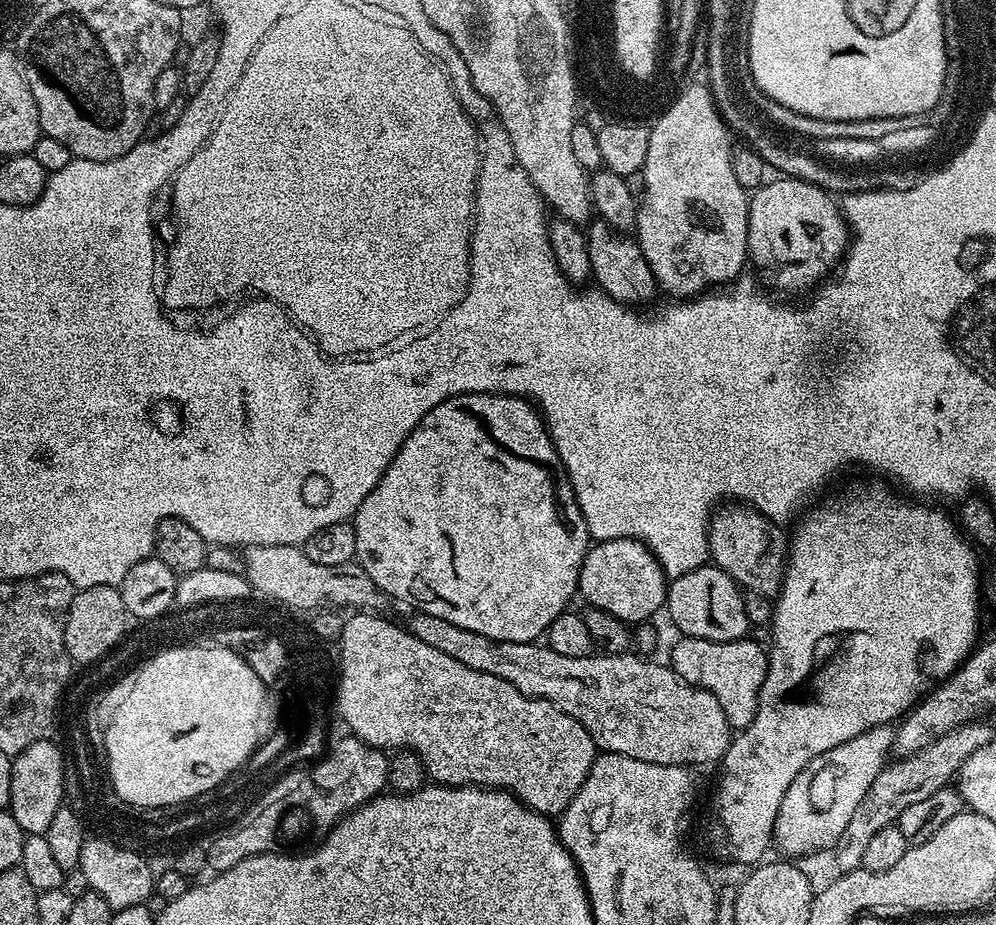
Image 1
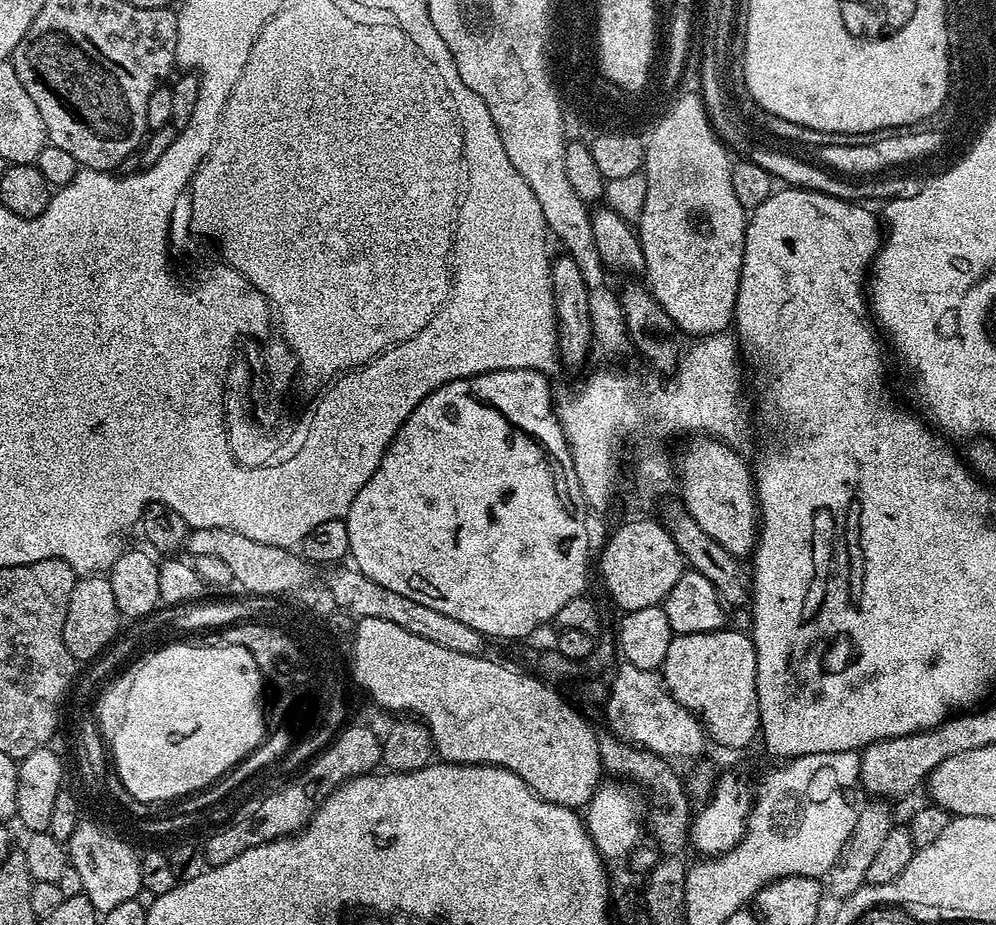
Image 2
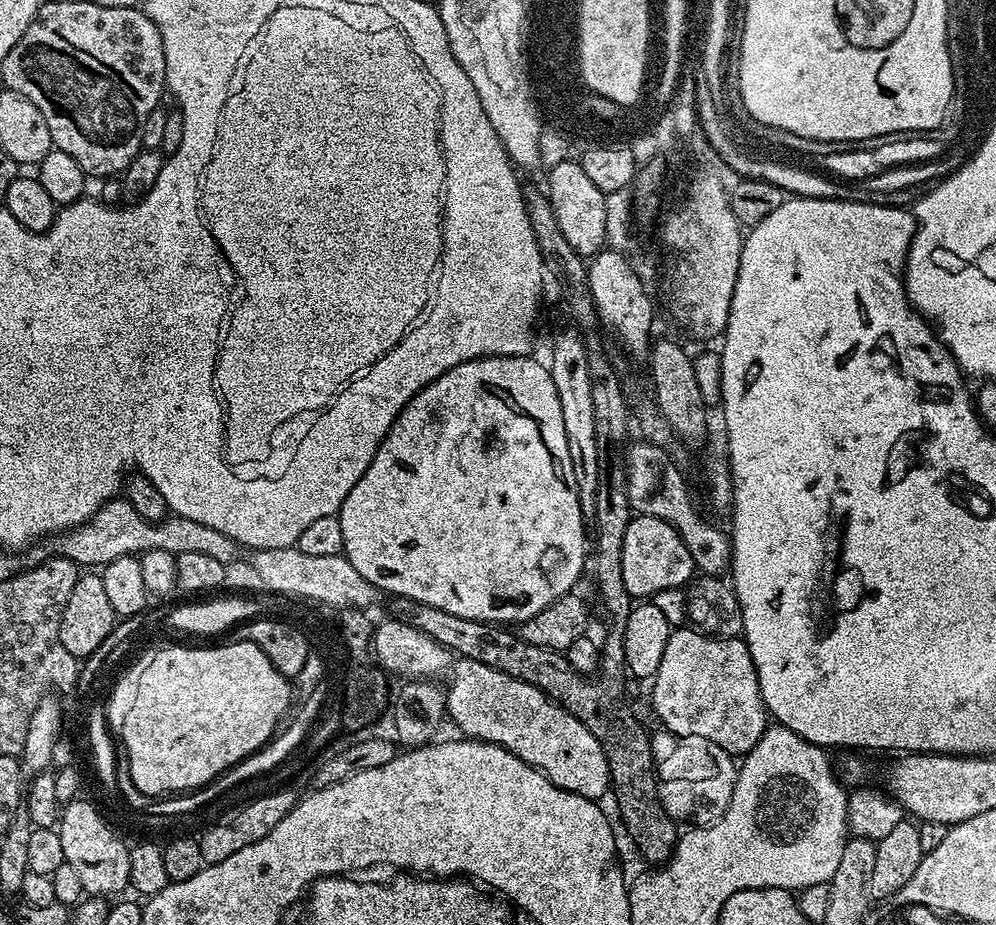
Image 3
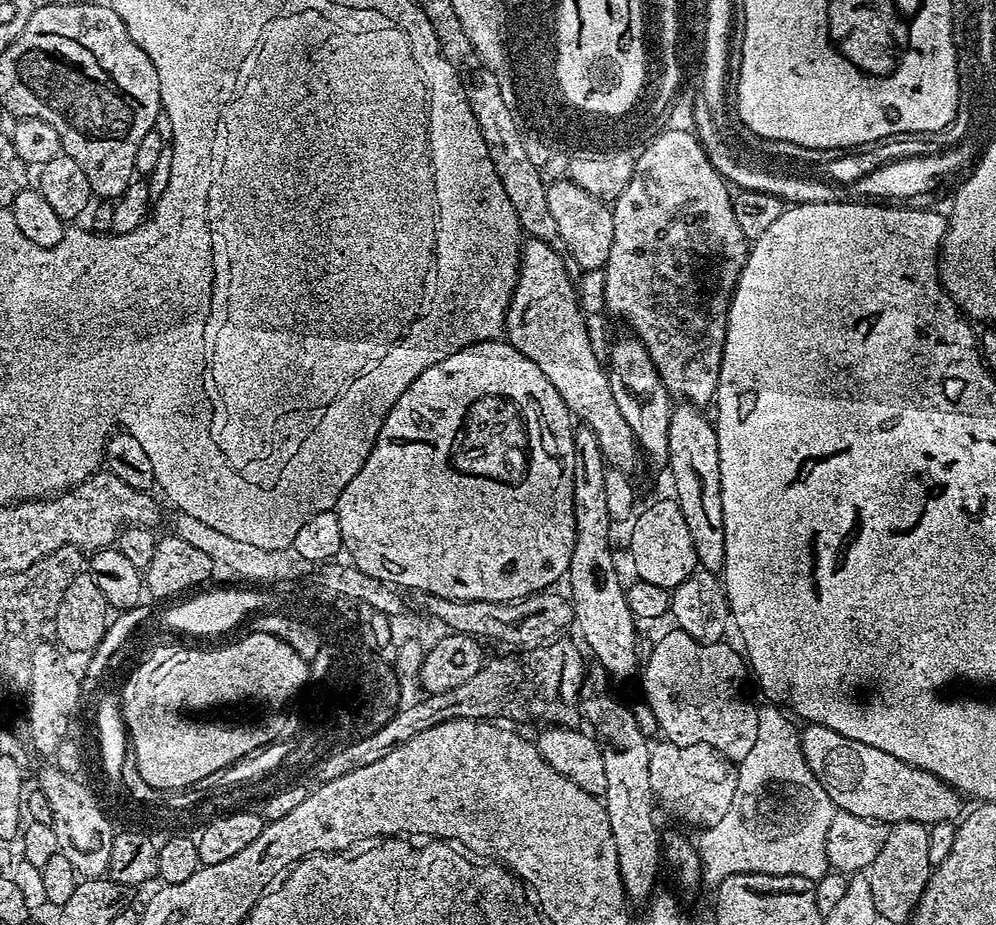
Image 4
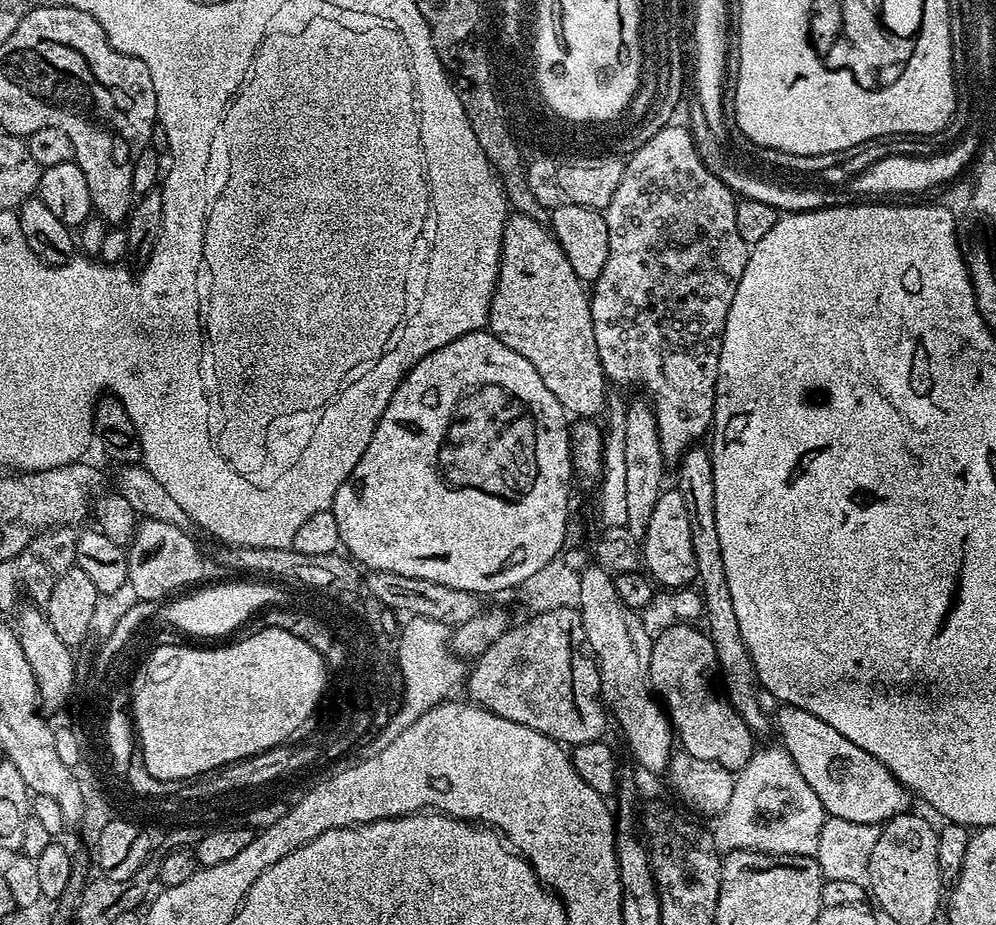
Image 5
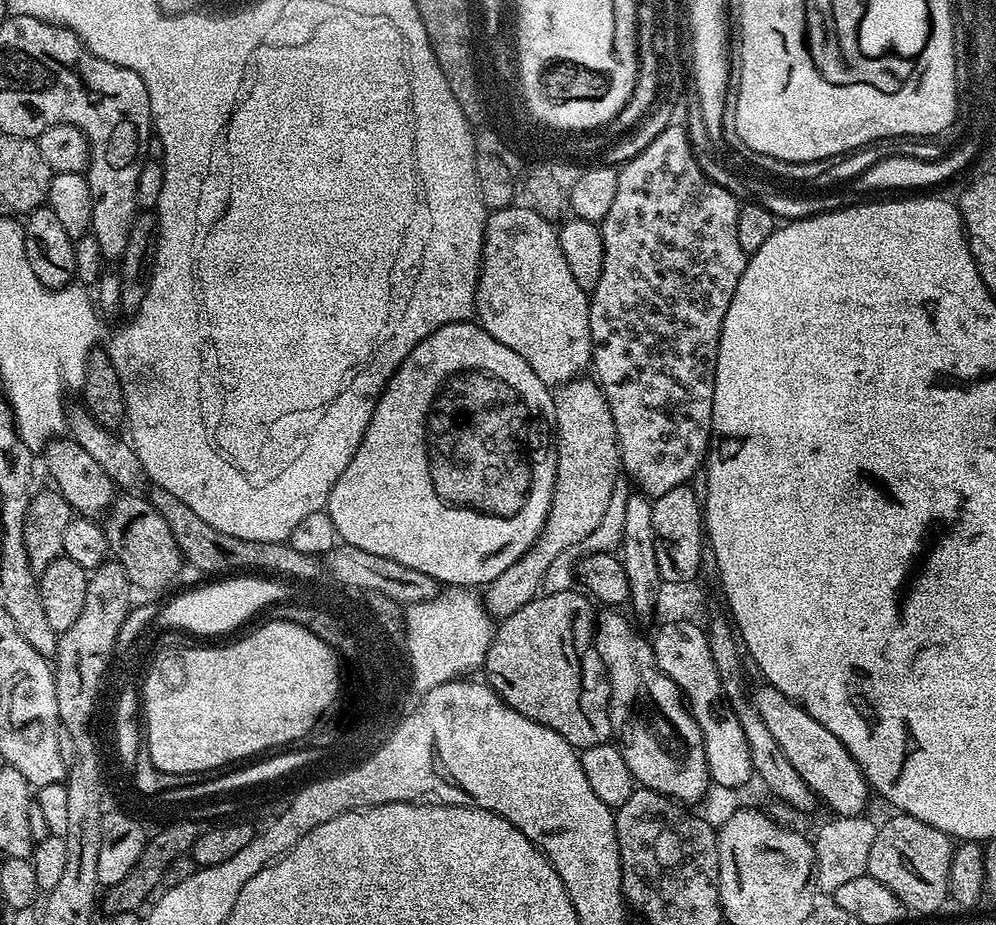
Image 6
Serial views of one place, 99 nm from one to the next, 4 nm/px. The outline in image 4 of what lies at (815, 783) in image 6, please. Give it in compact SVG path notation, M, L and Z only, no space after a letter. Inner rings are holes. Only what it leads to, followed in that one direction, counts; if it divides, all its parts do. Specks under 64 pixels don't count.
M805 723L800 728L800 745L814 778L822 782L822 790L830 794L841 812L889 826L898 822L931 826L943 820L955 821L961 815L962 796L955 788L925 768L910 766L902 758L894 758L894 754L866 746L866 742L854 742L838 734L838 730L830 730L830 726Z

